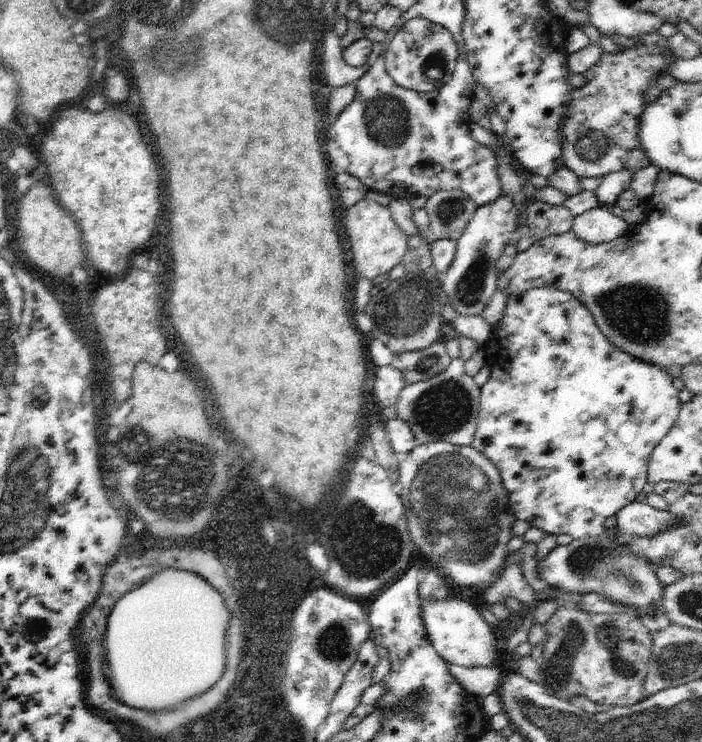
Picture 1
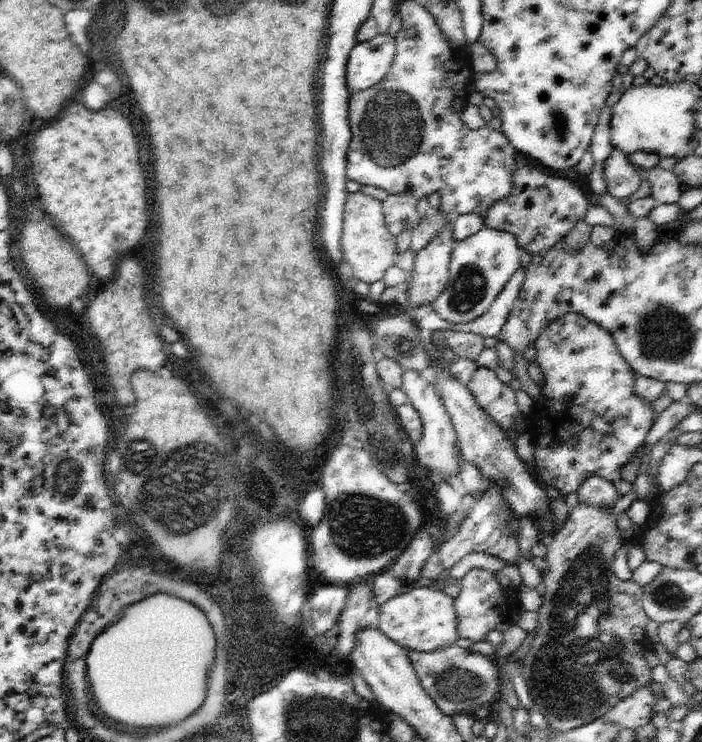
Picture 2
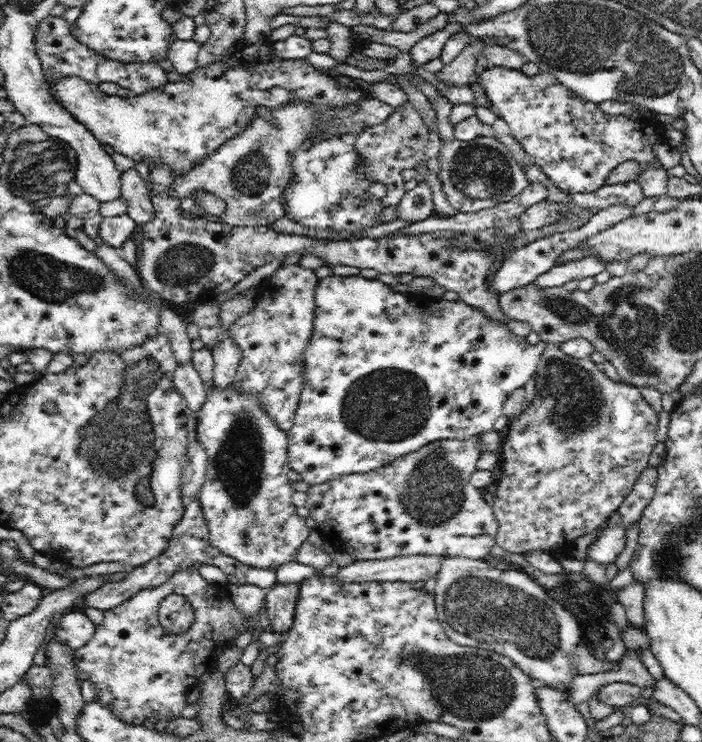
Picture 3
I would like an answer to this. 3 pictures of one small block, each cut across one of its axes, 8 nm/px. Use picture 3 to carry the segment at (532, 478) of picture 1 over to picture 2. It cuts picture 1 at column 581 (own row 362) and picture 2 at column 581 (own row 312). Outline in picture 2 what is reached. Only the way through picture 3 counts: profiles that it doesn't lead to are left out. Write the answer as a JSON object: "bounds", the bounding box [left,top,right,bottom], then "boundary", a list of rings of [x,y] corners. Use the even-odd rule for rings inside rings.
{"bounds":[523,312,657,496],"boundary":[[[569,312],[567,316],[547,324],[533,342],[533,348],[535,364],[543,374],[543,386],[539,388],[541,398],[531,404],[531,414],[523,414],[525,432],[531,436],[535,448],[535,474],[531,474],[531,478],[537,482],[537,486],[549,484],[563,496],[577,492],[577,488],[581,488],[589,476],[599,476],[607,482],[623,480],[621,468],[637,458],[639,448],[645,444],[645,436],[657,422],[657,414],[653,410],[655,404],[637,396],[637,374],[619,354],[611,334],[589,318],[577,312]]]}

